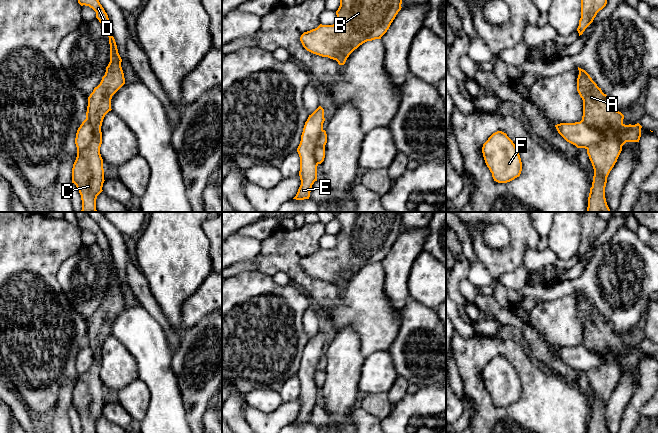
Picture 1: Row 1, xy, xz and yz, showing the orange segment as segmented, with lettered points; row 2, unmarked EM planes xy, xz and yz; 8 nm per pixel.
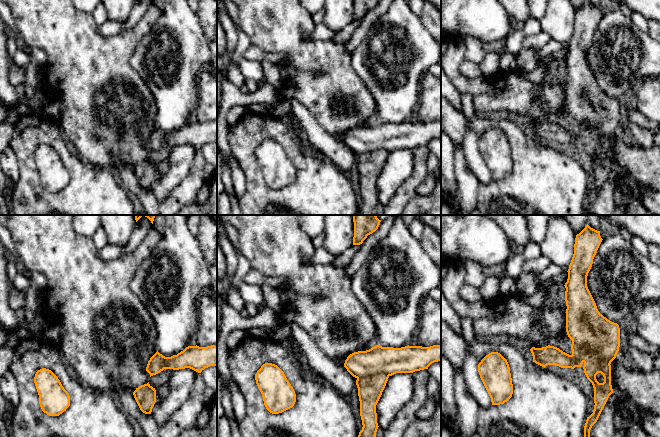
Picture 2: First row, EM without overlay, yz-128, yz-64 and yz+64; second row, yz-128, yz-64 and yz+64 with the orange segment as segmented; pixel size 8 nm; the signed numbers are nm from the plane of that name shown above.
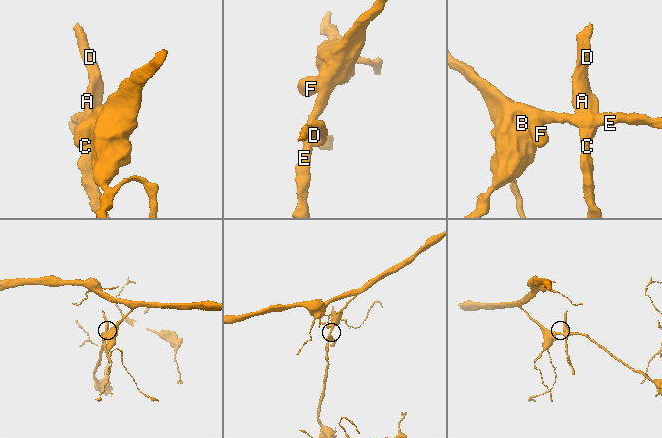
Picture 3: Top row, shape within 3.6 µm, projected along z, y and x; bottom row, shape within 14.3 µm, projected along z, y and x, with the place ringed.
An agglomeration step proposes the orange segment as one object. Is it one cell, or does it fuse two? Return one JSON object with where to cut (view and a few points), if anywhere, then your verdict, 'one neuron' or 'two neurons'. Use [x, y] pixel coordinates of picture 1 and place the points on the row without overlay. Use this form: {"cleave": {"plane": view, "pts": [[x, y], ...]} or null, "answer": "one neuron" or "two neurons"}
{"cleave": {"plane": "yz", "pts": [[581, 344], [592, 351], [609, 349], [615, 353], [622, 347]]}, "answer": "two neurons"}

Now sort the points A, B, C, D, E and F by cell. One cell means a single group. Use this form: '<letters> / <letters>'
A C D / B E F

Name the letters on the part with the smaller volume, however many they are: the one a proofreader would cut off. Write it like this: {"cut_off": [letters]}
{"cut_off": ["A", "C", "D"]}

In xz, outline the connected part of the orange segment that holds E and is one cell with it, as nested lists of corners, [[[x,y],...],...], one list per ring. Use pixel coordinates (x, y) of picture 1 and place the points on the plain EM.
[[[319,330],[305,346],[301,365],[297,372],[300,381],[299,400],[301,409],[293,423],[309,423],[312,409],[317,405],[317,390],[314,375],[320,356],[323,354],[324,333]]]

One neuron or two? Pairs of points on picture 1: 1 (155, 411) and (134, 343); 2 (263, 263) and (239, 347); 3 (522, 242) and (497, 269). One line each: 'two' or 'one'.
1: one
2: two
3: one

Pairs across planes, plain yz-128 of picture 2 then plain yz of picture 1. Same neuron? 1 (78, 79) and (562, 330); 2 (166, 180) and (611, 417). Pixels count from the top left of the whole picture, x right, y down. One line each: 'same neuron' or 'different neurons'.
1: same neuron
2: same neuron

